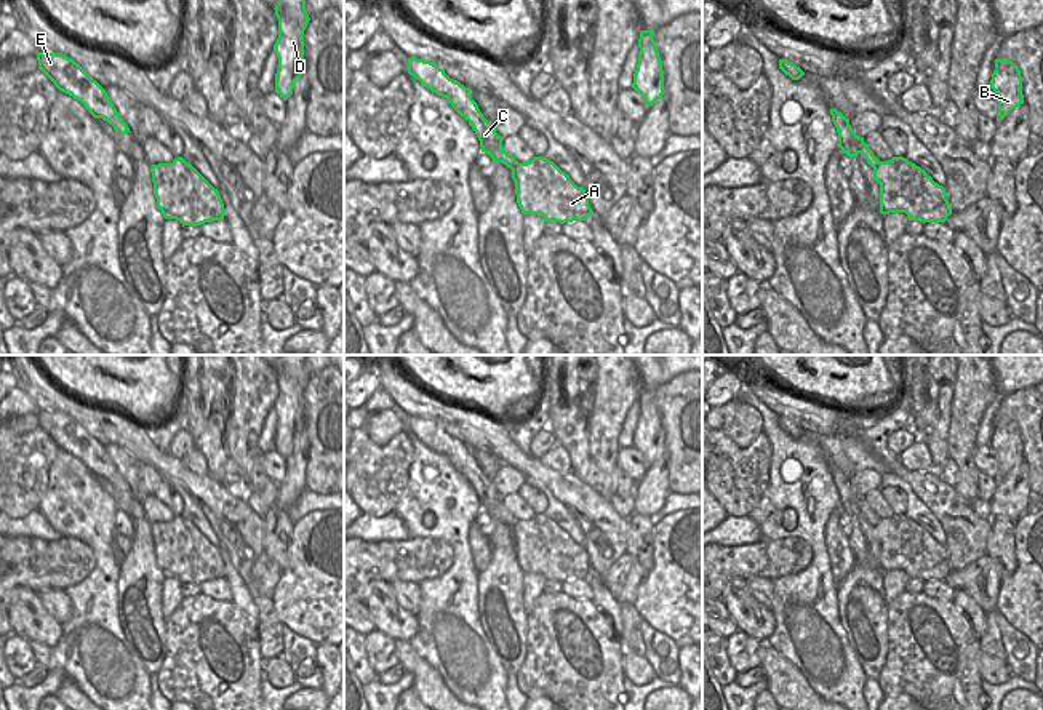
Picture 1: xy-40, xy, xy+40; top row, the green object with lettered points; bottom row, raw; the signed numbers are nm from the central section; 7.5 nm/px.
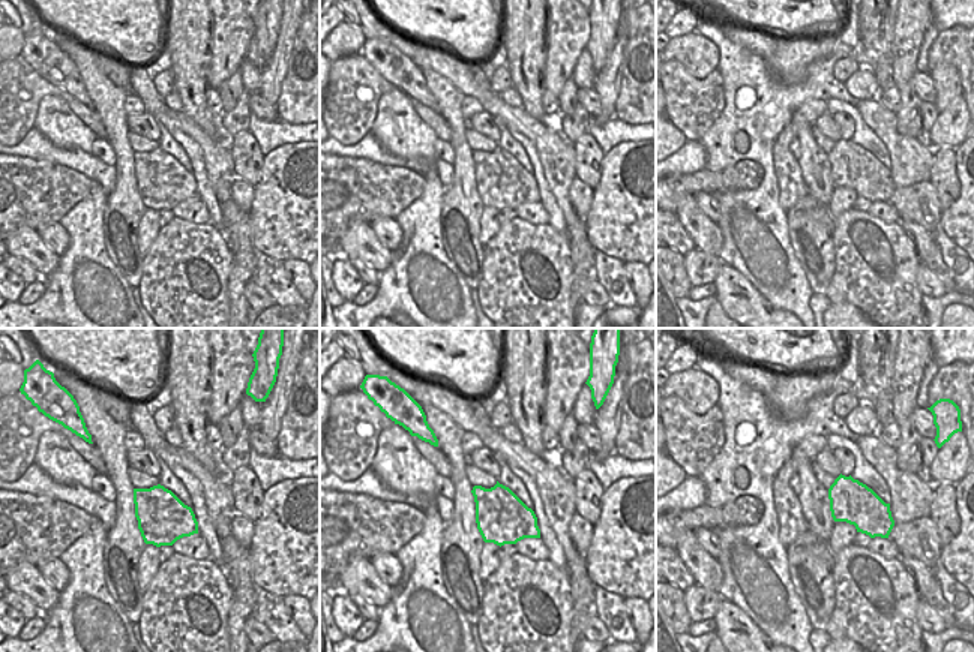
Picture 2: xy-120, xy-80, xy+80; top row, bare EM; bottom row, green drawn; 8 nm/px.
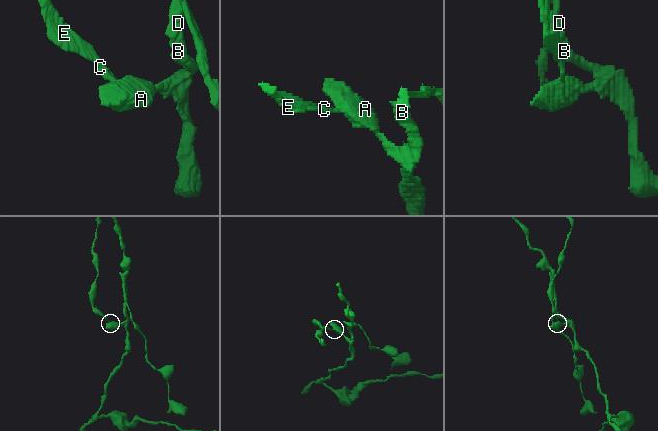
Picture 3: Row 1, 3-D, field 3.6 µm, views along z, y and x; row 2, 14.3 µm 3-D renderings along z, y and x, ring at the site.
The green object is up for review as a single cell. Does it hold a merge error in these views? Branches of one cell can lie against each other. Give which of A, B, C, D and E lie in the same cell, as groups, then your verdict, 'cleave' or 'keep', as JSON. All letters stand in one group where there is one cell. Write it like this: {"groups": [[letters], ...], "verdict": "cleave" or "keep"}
{"groups": [["A", "B", "D"], ["C", "E"]], "verdict": "cleave"}

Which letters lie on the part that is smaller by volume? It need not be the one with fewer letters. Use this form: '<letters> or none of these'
C, E.

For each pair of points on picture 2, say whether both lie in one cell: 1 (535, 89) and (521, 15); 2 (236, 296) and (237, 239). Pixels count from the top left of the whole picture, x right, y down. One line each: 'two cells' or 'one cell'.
1: one cell
2: one cell

